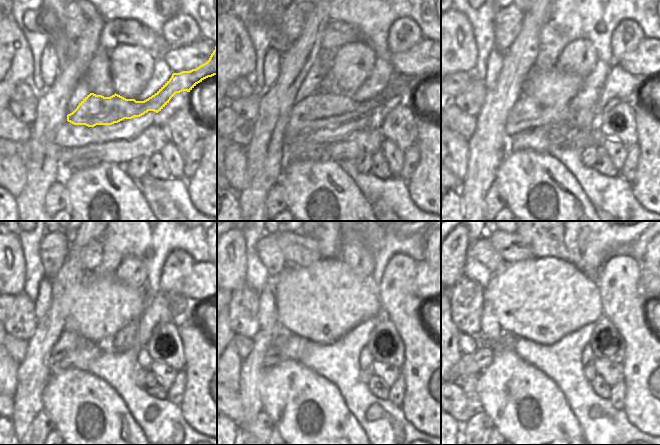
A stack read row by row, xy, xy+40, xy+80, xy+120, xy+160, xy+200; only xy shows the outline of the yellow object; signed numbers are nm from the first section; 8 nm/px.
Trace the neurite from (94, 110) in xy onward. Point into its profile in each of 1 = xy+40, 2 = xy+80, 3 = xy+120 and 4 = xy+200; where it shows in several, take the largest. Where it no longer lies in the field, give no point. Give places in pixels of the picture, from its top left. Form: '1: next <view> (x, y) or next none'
1: next xy+40 (321, 109)
2: next xy+80 (526, 113)
3: next xy+120 (69, 341)
4: next xy+200 (475, 362)

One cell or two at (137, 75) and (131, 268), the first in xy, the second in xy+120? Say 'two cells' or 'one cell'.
one cell

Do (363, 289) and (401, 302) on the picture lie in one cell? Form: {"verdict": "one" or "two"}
{"verdict": "two"}

